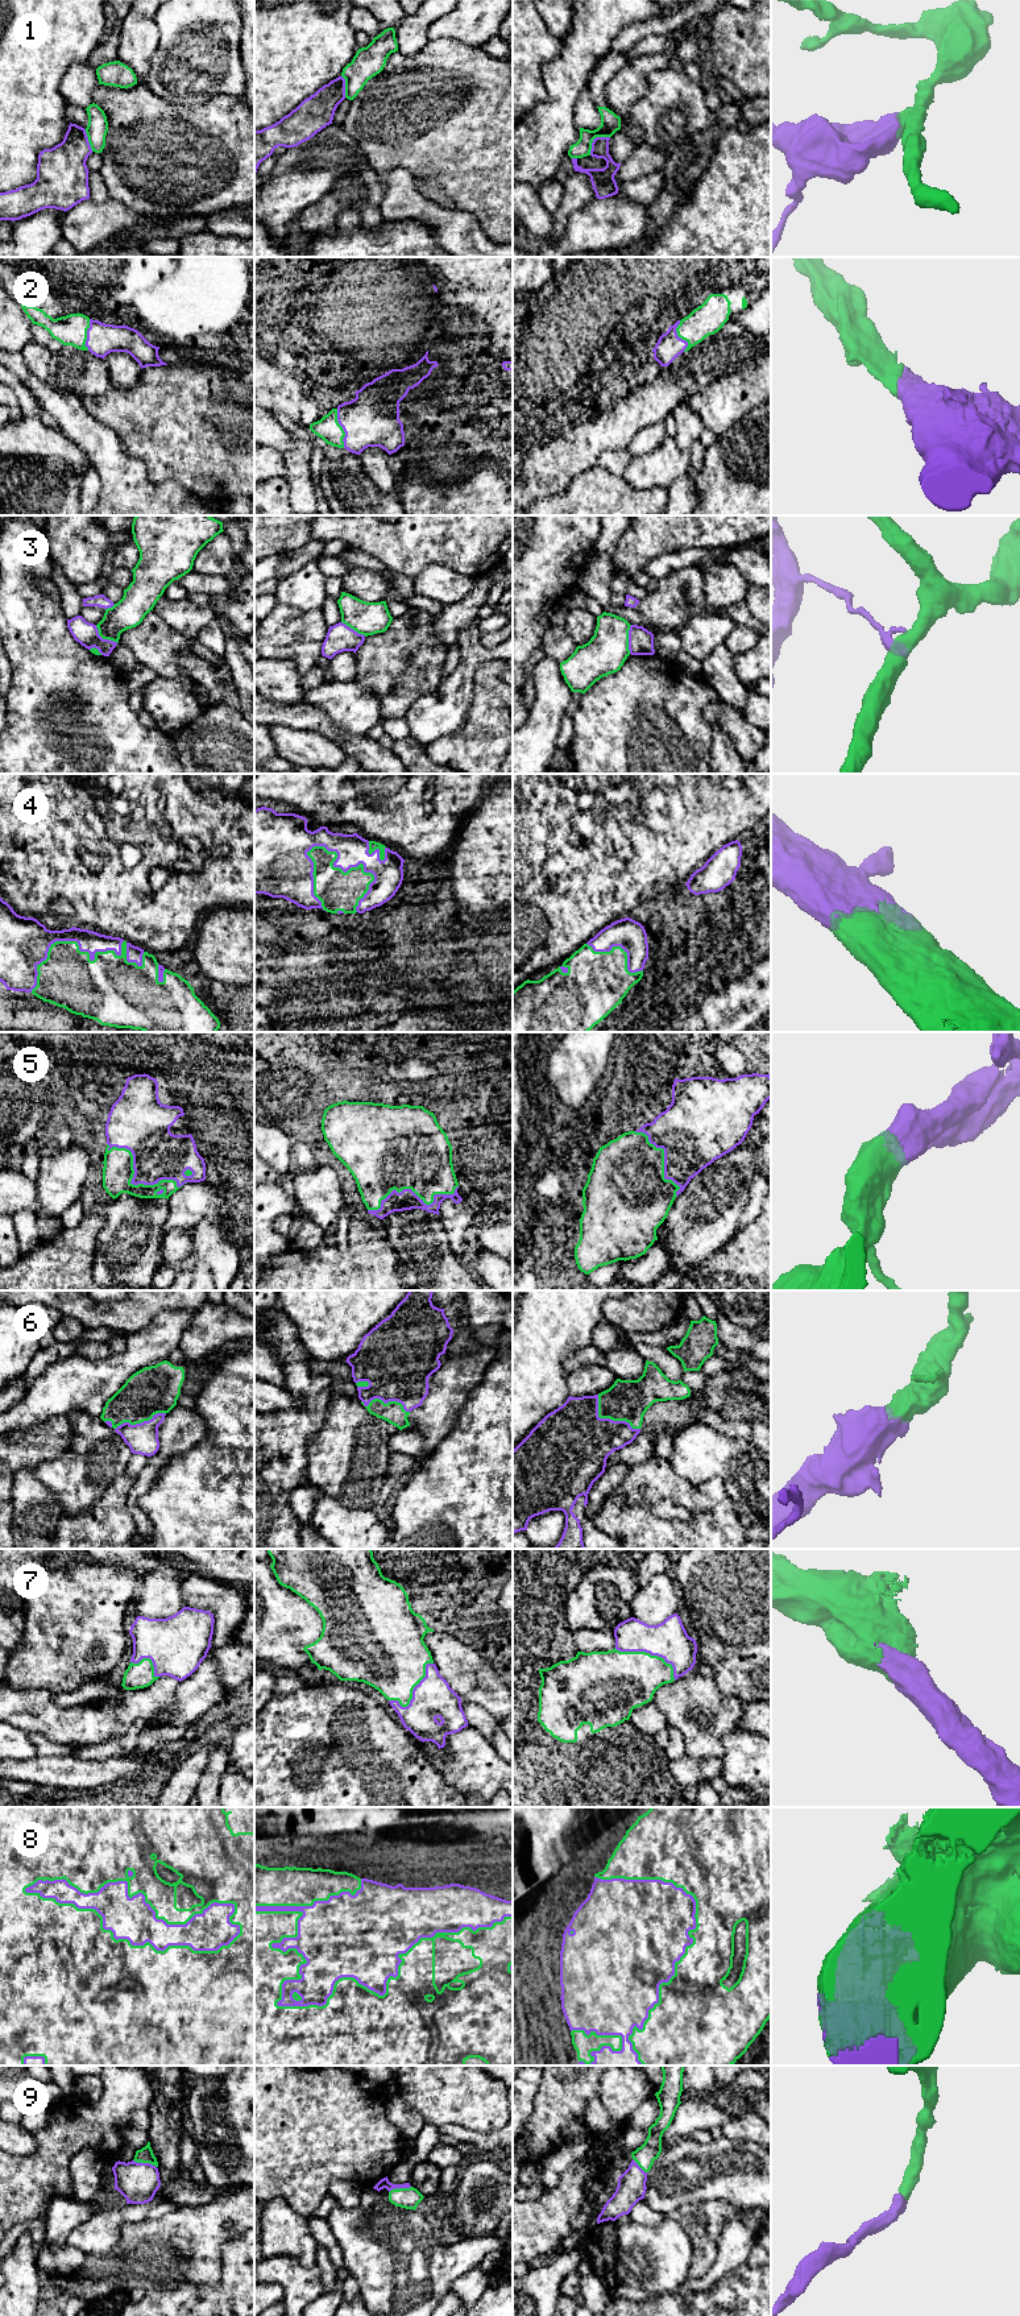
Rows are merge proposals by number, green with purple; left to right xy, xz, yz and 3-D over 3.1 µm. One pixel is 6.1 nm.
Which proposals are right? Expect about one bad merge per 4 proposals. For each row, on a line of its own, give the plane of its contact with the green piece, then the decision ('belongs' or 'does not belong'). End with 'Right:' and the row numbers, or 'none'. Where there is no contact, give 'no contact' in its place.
1: yz | does not belong
2: xz | belongs
3: xy | does not belong
4: xz | belongs
5: xy | belongs
6: yz | belongs
7: yz | belongs
8: xy | belongs
9: xy | belongs
Right: 2, 4, 5, 6, 7, 8, 9

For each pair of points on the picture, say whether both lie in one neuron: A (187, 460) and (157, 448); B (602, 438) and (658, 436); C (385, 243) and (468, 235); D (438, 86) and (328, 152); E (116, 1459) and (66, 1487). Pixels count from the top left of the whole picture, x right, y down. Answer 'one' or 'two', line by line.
A: one
B: two
C: two
D: two
E: one

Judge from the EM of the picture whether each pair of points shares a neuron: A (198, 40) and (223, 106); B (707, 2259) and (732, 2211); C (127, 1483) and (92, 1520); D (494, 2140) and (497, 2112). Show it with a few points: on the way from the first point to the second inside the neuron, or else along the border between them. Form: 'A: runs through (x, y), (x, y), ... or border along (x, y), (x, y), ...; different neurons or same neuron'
A: border along (240, 98), (216, 94), (191, 108); different neurons
B: runs through (707, 2246), (707, 2232), (718, 2220); same neuron
C: runs through (117, 1492), (116, 1498), (102, 1512); same neuron
D: border along (465, 2128), (473, 2132), (498, 2132); different neurons

